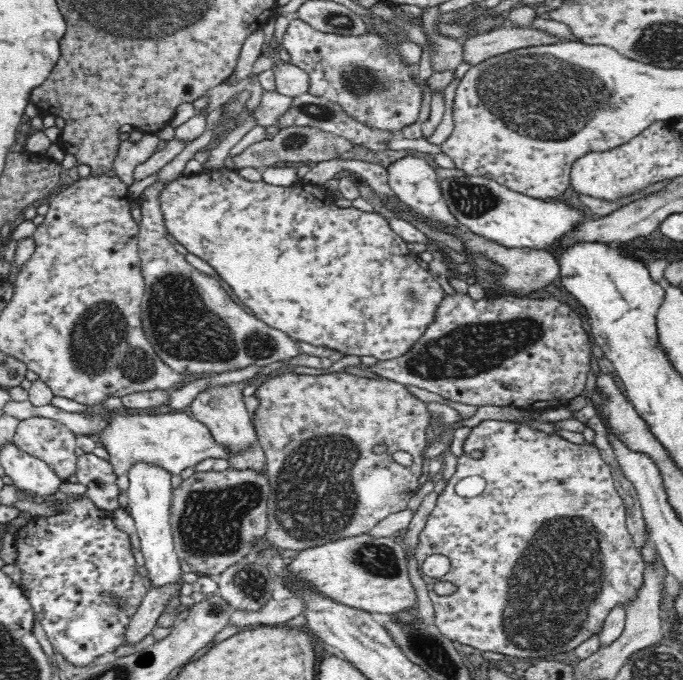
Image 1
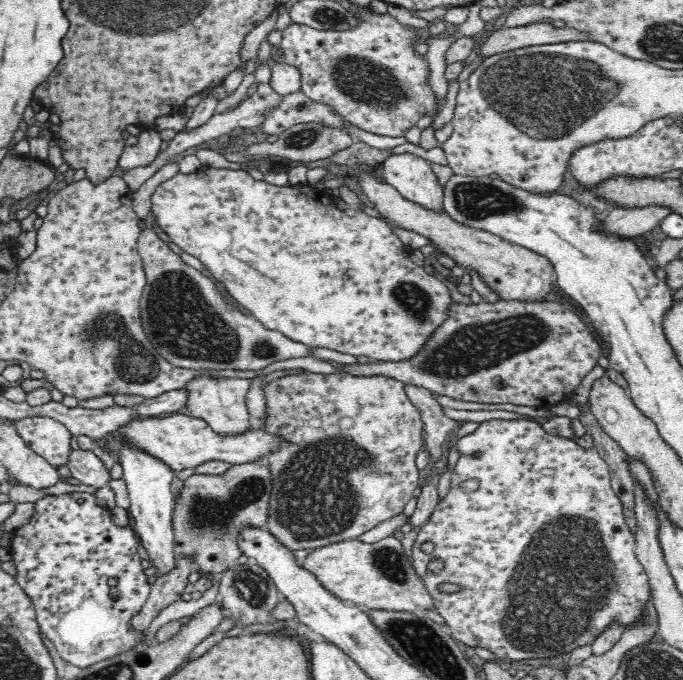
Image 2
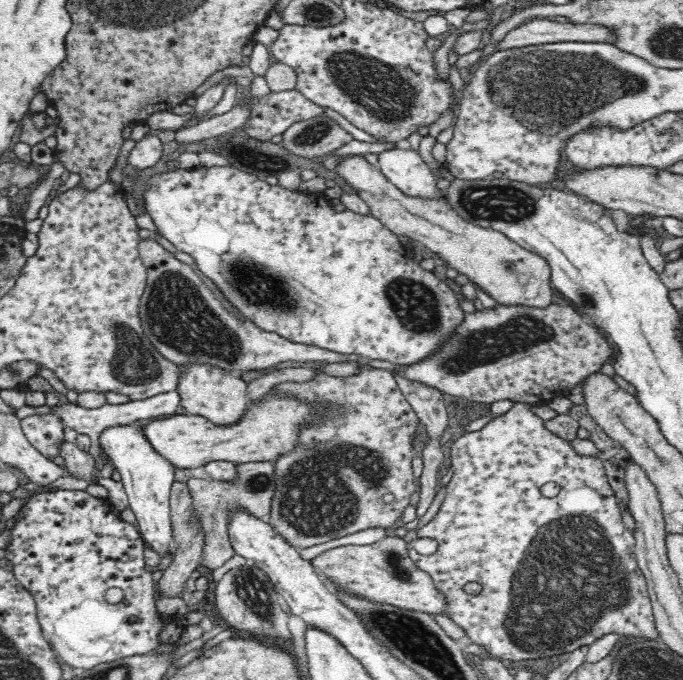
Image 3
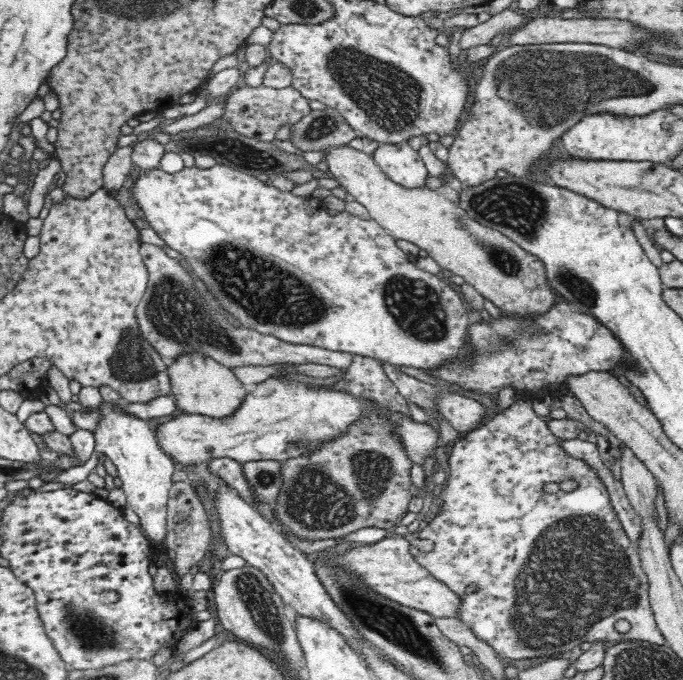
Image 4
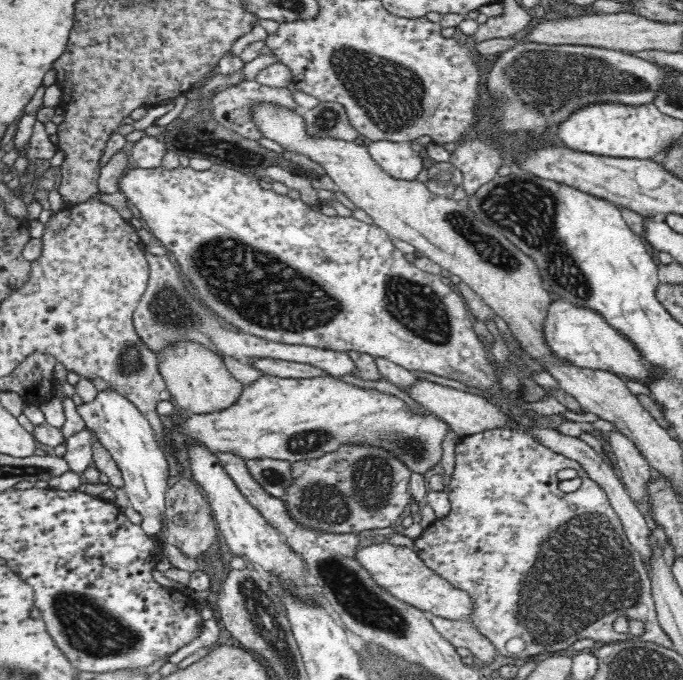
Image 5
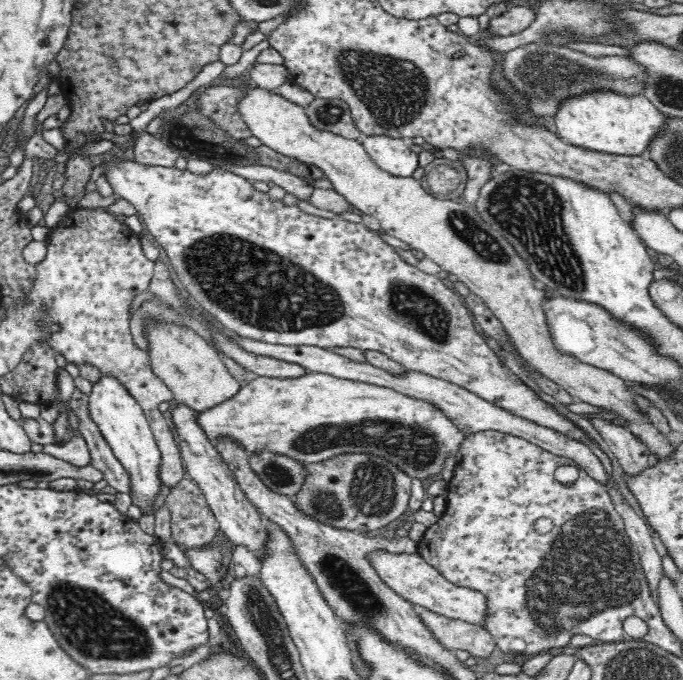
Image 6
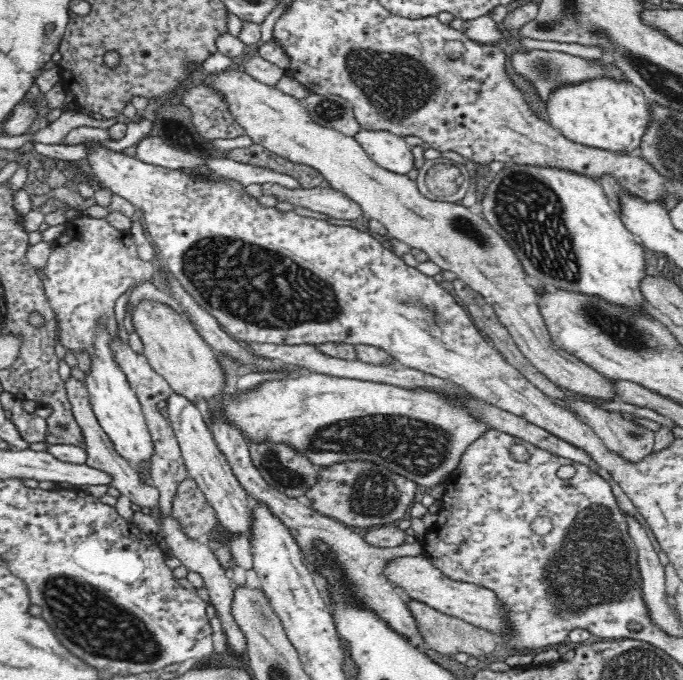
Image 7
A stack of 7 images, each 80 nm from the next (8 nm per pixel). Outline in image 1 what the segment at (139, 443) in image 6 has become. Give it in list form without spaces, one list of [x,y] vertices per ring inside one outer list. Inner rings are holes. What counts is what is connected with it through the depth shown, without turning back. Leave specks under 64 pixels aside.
[[[137,461],[131,465],[126,475],[129,479],[127,489],[129,503],[126,510],[136,523],[148,576],[152,580],[153,586],[164,586],[168,582],[176,582],[176,580],[180,580],[180,574],[183,574],[184,570],[180,567],[180,558],[175,551],[170,522],[170,507],[173,497],[172,474],[152,463]]]

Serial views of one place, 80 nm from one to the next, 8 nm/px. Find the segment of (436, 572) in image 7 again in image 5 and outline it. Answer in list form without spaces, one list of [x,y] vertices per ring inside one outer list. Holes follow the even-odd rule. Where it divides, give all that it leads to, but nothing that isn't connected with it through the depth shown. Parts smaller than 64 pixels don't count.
[[[386,543],[368,544],[356,553],[356,560],[372,575],[378,586],[385,588],[398,600],[448,620],[471,620],[475,604],[470,594],[452,586],[435,570],[428,568],[411,548]]]

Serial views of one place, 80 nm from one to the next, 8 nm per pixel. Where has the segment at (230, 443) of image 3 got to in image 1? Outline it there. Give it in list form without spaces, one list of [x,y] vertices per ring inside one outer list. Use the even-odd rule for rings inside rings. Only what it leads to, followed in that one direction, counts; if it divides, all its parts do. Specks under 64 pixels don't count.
[[[113,411],[110,426],[98,436],[97,441],[110,453],[110,462],[116,477],[126,475],[131,465],[137,461],[152,463],[172,475],[180,475],[183,470],[196,467],[202,460],[230,460],[238,456],[238,453],[227,450],[223,444],[216,442],[202,422],[178,411],[158,415],[136,411],[119,414]]]

